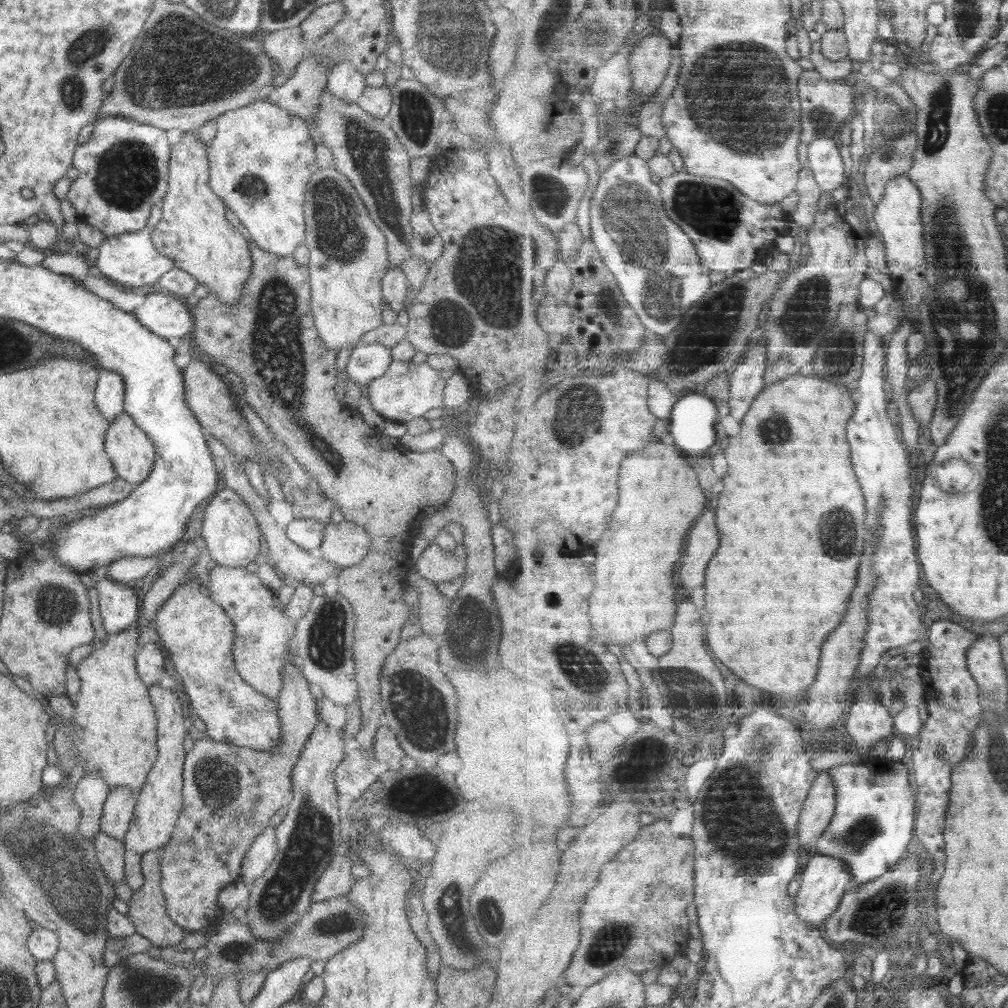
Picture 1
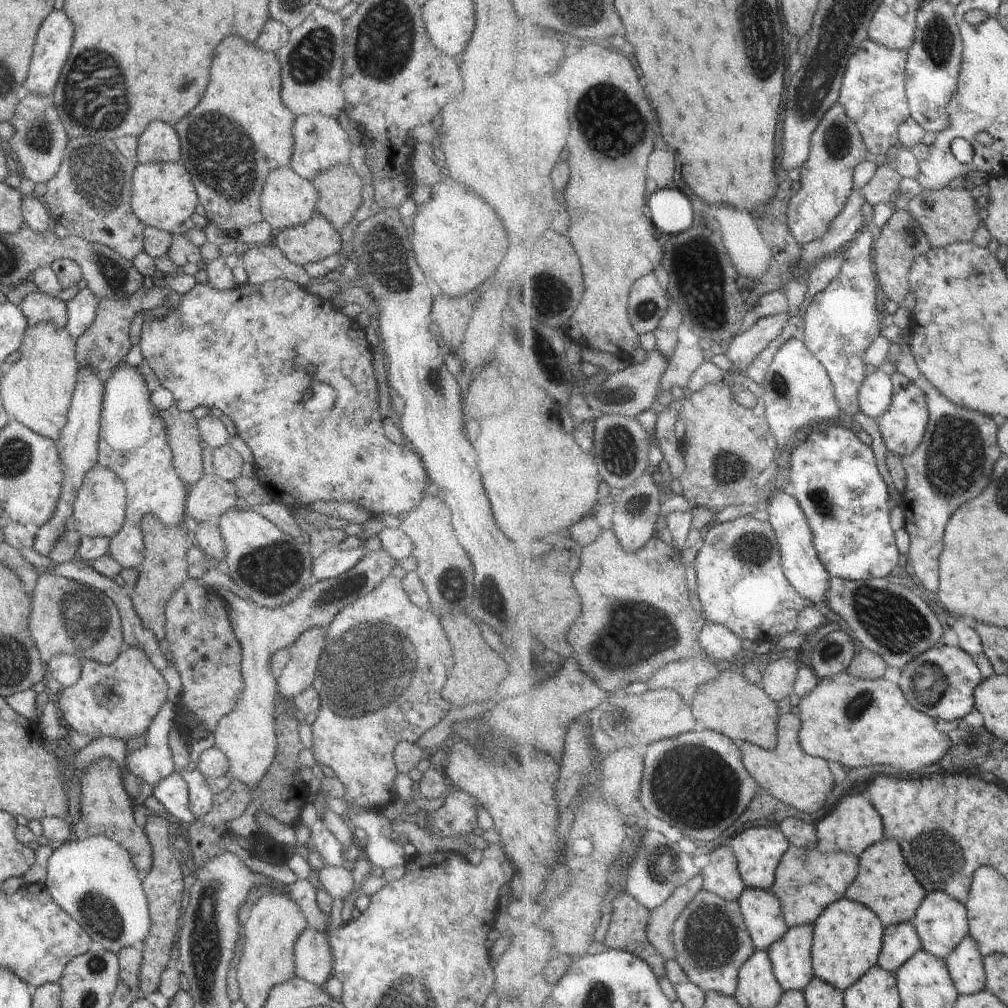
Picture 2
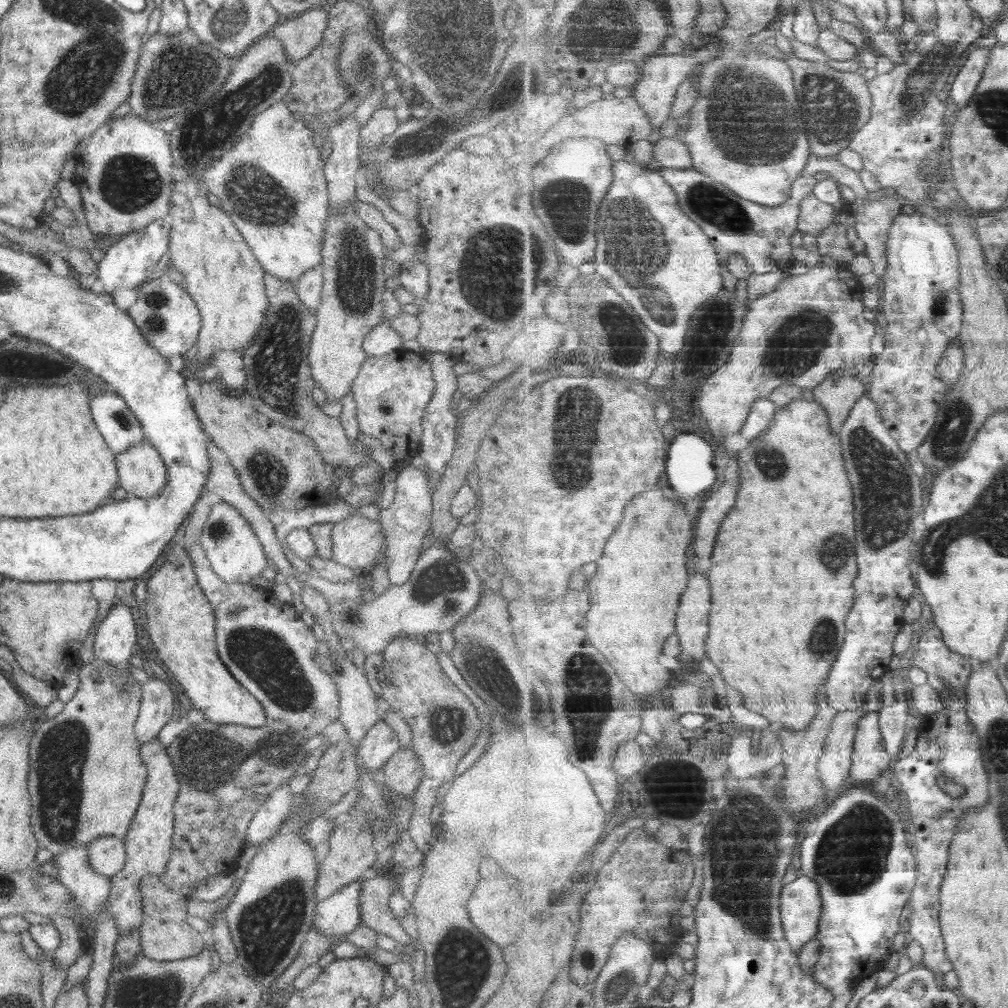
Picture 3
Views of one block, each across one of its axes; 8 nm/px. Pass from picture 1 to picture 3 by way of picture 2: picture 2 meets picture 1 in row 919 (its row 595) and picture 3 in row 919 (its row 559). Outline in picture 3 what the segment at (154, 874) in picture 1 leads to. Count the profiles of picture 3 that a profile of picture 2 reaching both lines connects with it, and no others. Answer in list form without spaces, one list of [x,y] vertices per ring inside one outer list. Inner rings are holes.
[[[146,874],[139,882],[142,894],[143,920],[139,932],[143,956],[161,961],[176,961],[200,954],[206,947],[206,935],[195,930],[187,921],[186,896],[177,896],[159,880],[159,877]]]

